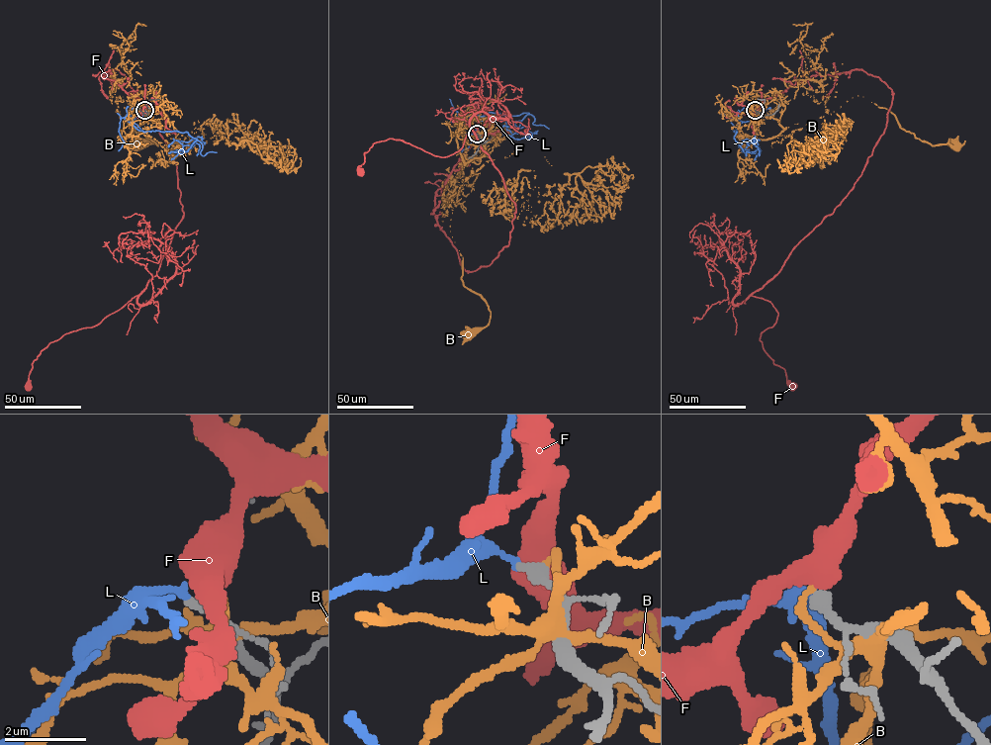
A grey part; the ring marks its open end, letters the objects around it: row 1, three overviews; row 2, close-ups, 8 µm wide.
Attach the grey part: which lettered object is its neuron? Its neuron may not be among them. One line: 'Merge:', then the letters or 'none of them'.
Merge: L

